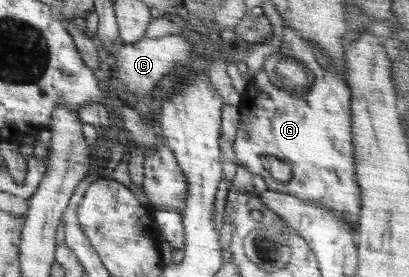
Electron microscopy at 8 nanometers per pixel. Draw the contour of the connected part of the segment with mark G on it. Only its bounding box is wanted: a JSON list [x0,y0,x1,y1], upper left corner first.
[233,25,361,231]

